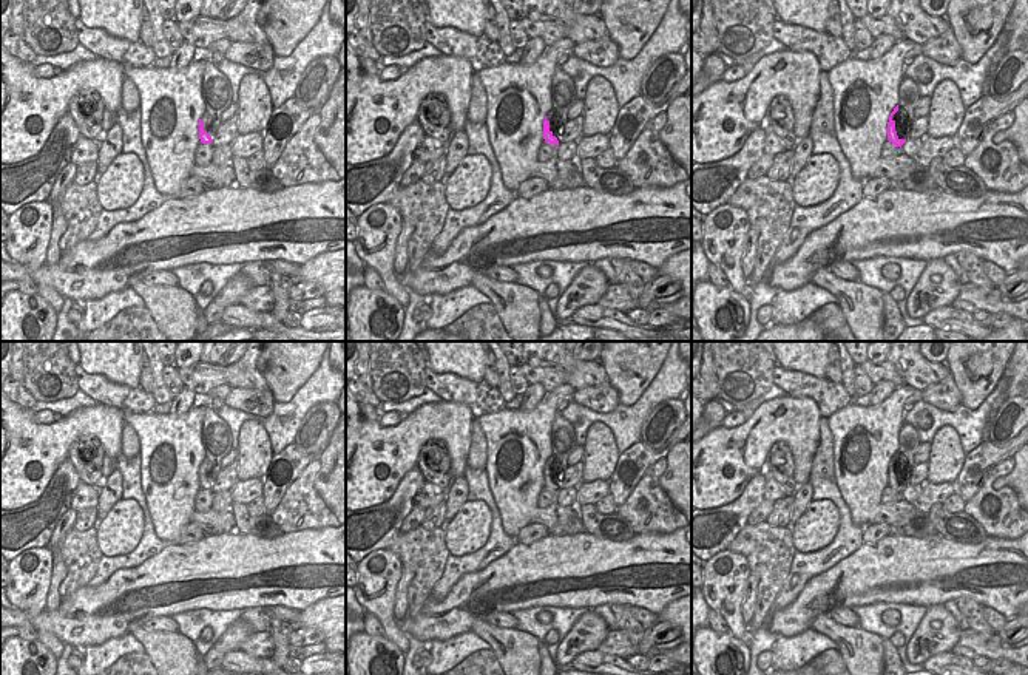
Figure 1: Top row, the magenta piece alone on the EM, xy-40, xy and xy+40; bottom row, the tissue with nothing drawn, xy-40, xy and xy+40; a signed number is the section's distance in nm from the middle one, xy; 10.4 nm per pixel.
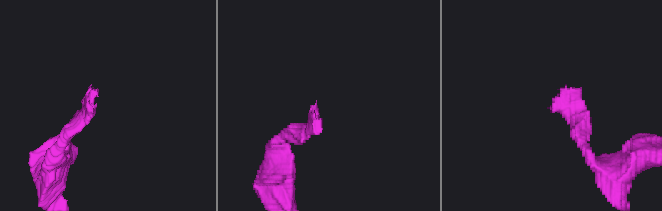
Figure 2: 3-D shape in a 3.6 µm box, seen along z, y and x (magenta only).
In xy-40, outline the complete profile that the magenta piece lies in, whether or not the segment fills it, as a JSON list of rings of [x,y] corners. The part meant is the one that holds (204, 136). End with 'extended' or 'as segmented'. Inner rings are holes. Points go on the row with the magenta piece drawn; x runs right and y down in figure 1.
[[[205,60],[202,99],[205,113],[199,119],[199,139],[202,144],[211,144],[221,125],[221,114],[232,103],[232,85],[211,60]]]; extended

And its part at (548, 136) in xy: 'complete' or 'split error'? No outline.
split error

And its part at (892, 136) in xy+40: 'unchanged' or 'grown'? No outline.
grown

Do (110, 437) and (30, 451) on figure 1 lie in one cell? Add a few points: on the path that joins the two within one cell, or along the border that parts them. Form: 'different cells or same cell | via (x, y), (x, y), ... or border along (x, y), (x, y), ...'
same cell | via (90, 428), (68, 428), (50, 444)

